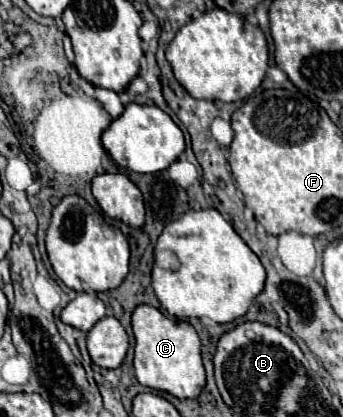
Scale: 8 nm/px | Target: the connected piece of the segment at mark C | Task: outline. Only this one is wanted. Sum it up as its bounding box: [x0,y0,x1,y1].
[133,306,205,400]

